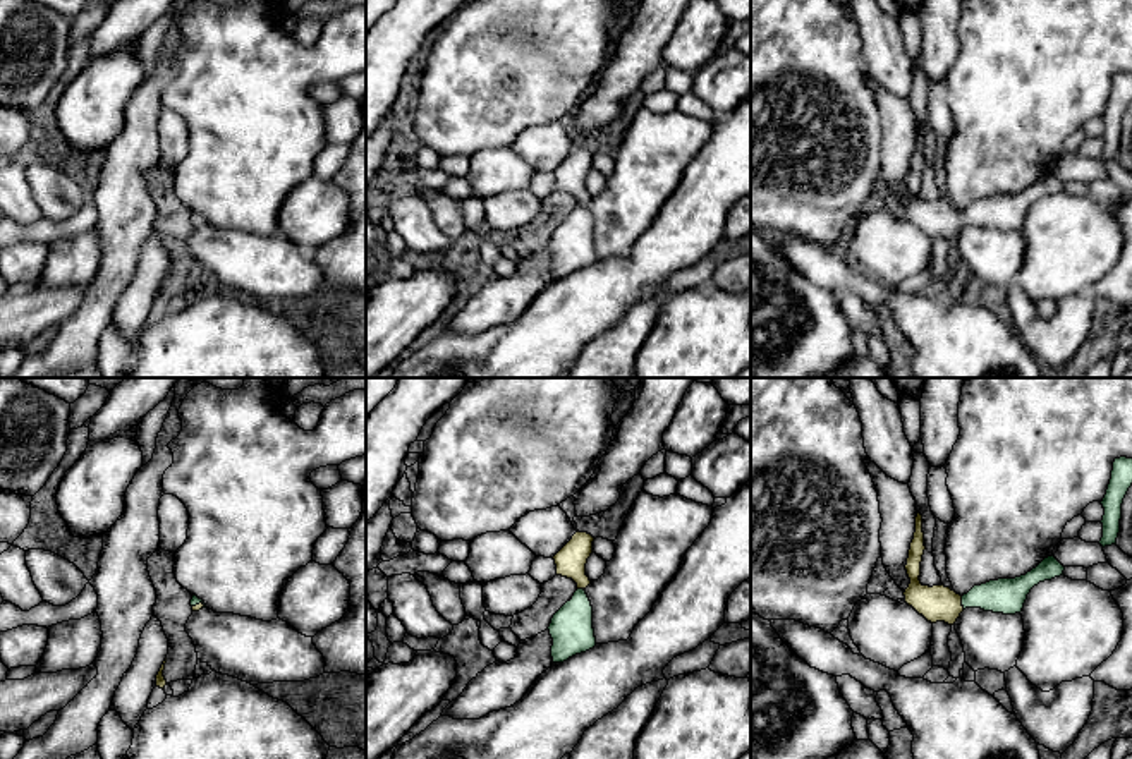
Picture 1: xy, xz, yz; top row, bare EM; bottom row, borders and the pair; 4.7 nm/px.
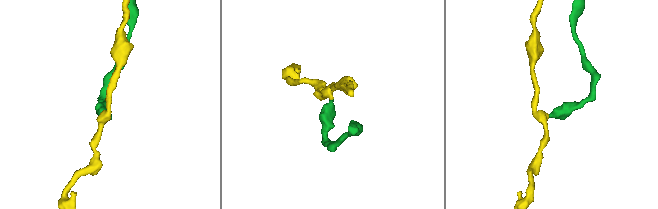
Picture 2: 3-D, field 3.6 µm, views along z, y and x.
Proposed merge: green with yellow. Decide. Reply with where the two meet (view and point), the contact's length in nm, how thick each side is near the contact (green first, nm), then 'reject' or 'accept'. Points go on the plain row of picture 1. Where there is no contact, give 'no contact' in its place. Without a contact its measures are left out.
yz (962, 218) | 70 nm | 170/170 nm | accept

